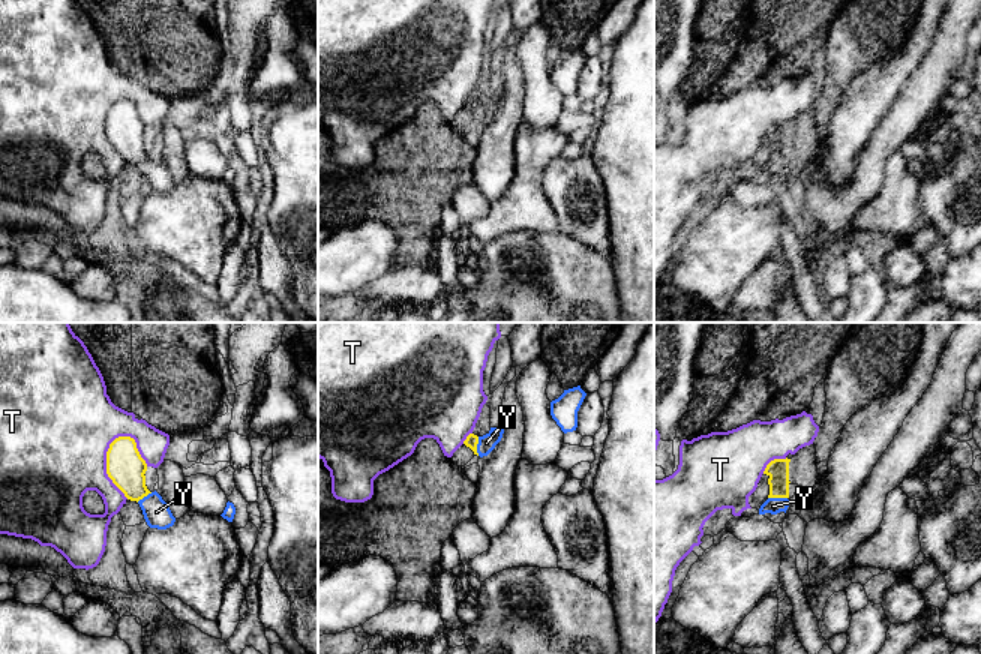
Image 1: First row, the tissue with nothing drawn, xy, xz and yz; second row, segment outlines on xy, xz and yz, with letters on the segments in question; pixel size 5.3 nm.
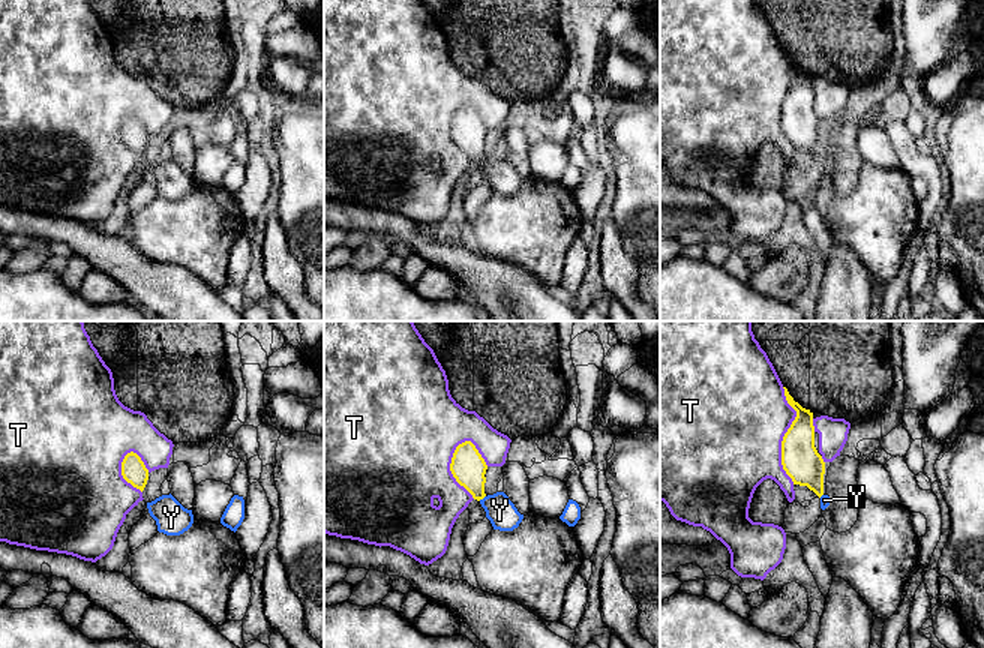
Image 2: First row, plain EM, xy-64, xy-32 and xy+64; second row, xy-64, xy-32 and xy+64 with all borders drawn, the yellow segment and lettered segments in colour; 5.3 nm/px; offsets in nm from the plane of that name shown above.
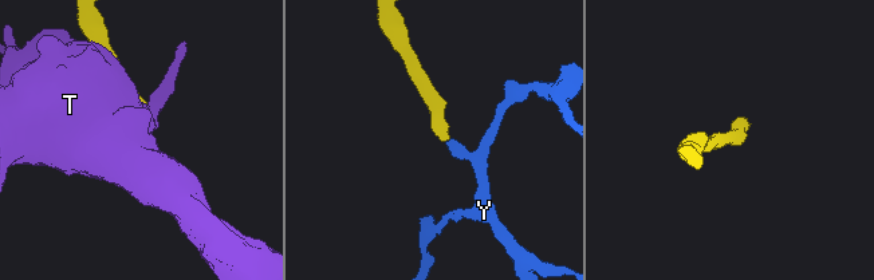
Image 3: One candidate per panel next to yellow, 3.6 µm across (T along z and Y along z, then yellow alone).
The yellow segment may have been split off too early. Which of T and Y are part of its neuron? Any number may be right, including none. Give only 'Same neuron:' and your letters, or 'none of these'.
Same neuron: Y

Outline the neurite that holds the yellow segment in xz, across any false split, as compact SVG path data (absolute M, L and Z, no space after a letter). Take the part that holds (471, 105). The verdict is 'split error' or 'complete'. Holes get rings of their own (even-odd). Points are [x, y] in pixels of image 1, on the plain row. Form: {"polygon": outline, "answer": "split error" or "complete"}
{"polygon": "M502 90L490 92L490 94L483 100L470 98L464 108L470 111L474 116L474 118L483 122L488 120L495 112L495 110L501 105L502 98L504 98Z", "answer": "split error"}

